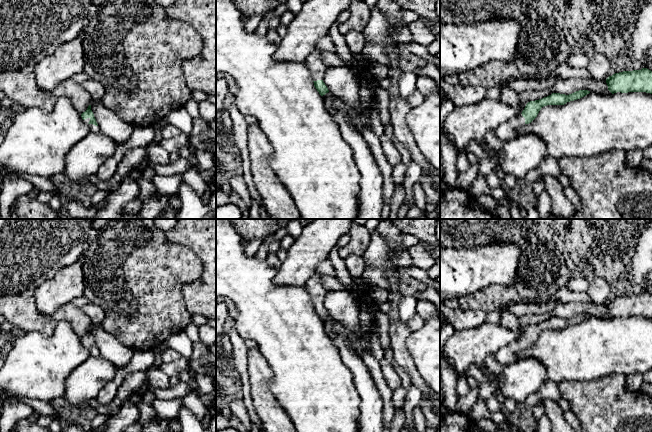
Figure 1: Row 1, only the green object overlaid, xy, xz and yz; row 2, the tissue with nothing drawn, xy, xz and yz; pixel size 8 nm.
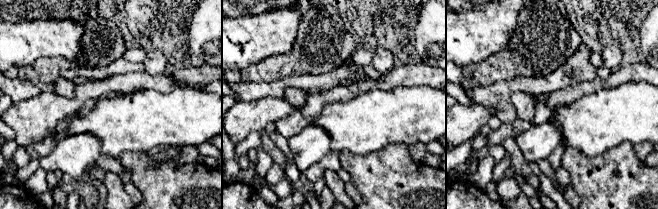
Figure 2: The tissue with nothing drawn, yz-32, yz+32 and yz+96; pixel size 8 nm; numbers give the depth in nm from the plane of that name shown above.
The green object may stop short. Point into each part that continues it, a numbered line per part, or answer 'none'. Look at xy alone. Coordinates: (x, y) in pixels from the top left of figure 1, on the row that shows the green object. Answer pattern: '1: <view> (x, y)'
1: xy (95, 129)

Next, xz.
1: xz (314, 62)

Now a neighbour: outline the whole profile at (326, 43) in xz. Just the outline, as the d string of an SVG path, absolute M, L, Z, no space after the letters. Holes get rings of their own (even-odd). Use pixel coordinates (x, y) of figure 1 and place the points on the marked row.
M329 34L322 37L320 40L316 43L317 49L320 49L321 51L330 51L330 52L336 52L336 46Z

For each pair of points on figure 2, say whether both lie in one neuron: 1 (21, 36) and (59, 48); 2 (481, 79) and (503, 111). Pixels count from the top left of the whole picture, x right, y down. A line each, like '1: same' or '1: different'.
1: same
2: different

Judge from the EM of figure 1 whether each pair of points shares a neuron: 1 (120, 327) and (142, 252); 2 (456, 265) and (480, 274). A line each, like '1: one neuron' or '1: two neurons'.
1: one neuron
2: one neuron

